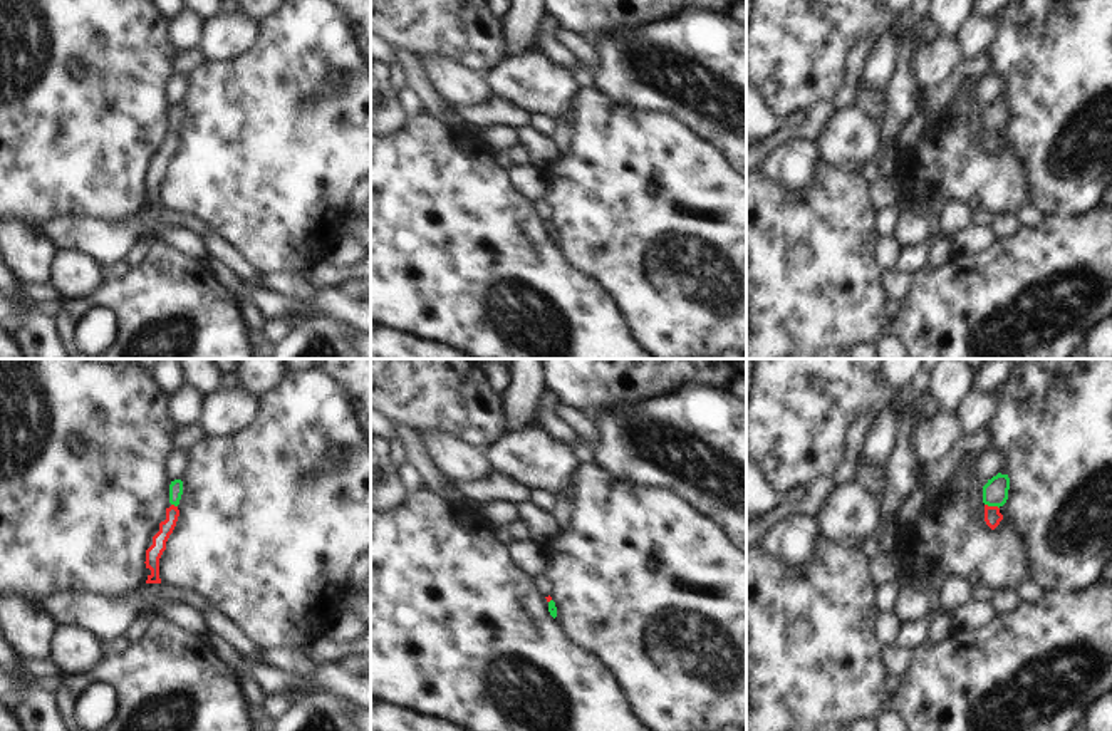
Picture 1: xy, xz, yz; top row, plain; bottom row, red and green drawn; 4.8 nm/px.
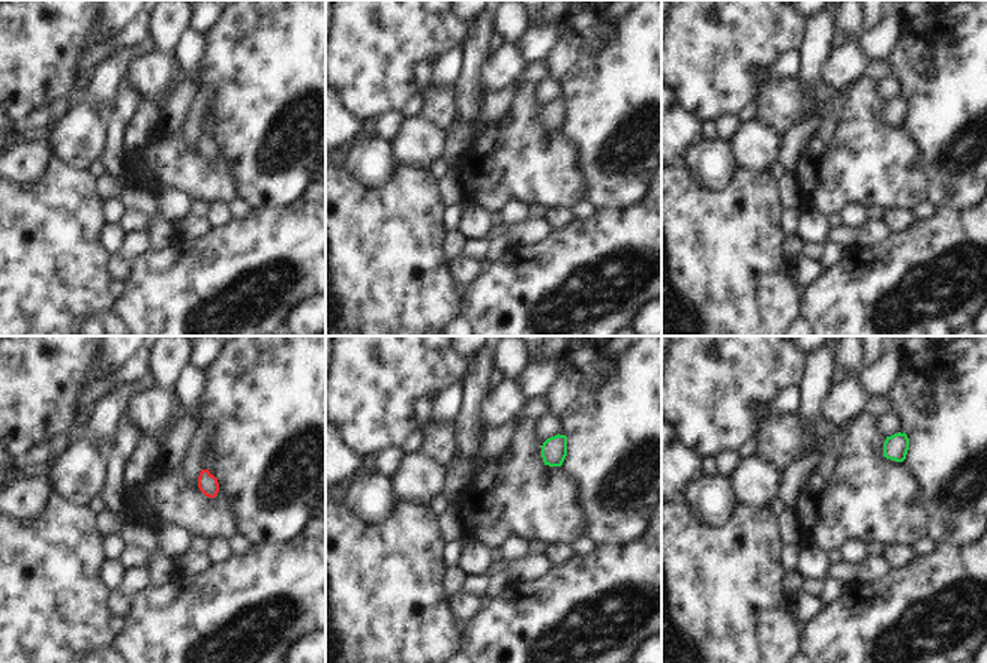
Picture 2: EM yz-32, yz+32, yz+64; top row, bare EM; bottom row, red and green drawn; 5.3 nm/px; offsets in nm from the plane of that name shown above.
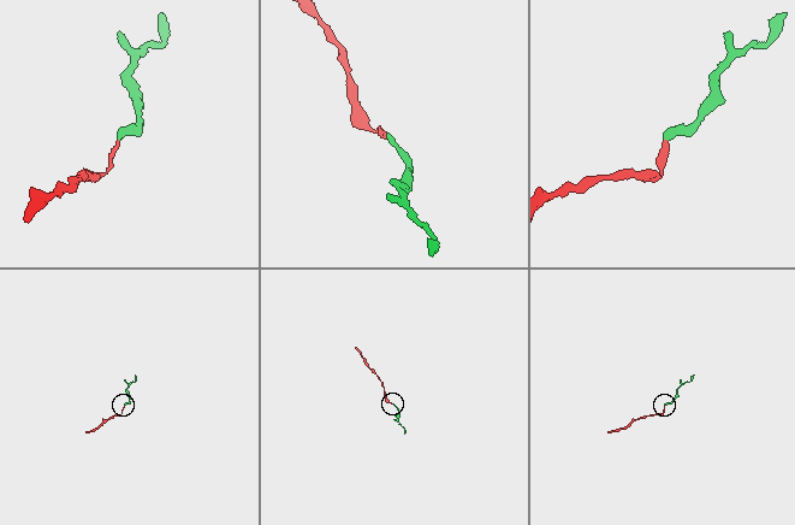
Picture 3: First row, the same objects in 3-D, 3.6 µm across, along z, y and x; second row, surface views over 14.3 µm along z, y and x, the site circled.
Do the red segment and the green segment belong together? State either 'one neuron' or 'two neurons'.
one neuron

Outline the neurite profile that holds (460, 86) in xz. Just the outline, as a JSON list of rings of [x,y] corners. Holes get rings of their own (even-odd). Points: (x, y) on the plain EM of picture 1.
[[[418,57],[436,92],[451,106],[475,106],[488,101],[491,89],[481,72],[446,57]]]

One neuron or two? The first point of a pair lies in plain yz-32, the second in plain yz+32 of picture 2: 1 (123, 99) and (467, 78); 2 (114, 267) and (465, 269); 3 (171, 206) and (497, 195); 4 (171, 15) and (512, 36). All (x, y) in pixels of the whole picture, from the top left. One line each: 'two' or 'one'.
1: one
2: one
3: two
4: one

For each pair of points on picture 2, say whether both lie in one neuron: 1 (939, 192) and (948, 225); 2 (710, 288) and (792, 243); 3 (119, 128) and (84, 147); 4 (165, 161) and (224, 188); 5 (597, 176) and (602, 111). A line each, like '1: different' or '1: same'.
1: different
2: different
3: different
4: same
5: same

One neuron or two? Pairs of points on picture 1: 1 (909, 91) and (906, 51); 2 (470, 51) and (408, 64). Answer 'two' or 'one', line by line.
1: one
2: two

